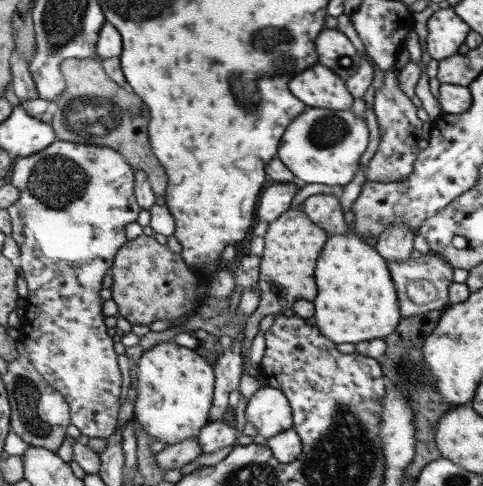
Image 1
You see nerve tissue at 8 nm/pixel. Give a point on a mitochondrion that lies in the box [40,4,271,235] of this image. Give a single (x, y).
(92, 116)

